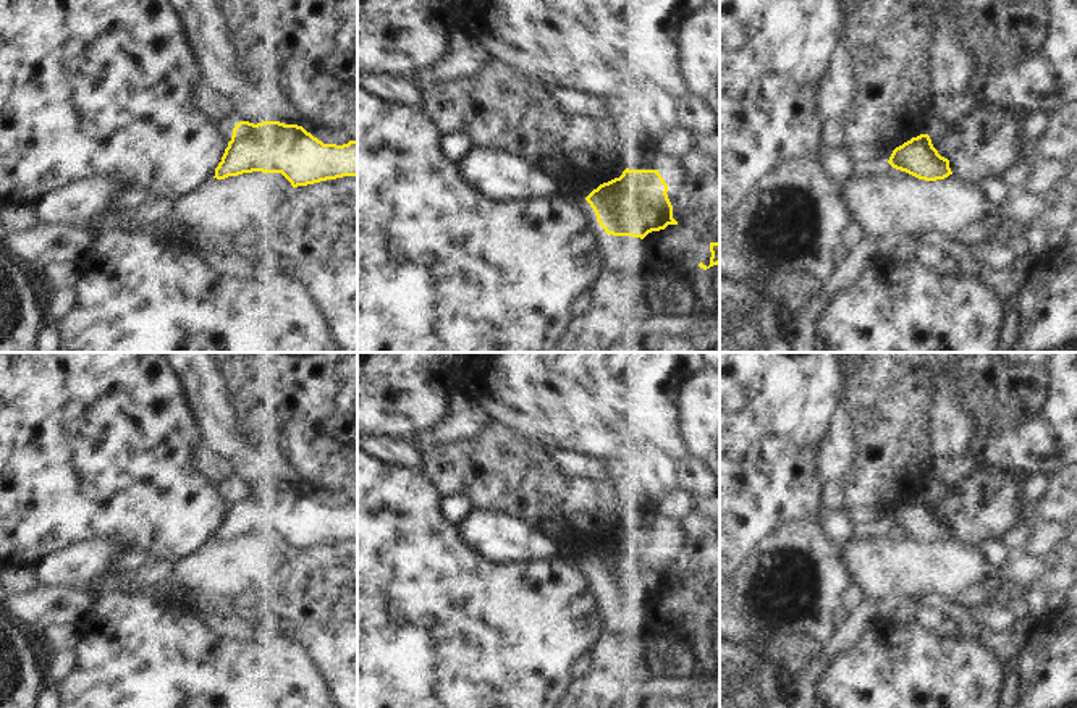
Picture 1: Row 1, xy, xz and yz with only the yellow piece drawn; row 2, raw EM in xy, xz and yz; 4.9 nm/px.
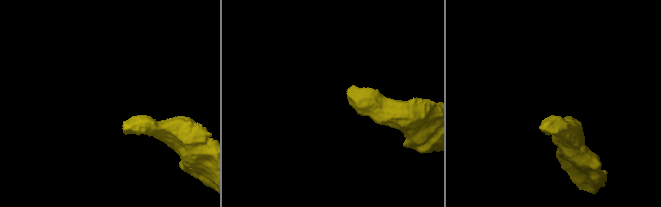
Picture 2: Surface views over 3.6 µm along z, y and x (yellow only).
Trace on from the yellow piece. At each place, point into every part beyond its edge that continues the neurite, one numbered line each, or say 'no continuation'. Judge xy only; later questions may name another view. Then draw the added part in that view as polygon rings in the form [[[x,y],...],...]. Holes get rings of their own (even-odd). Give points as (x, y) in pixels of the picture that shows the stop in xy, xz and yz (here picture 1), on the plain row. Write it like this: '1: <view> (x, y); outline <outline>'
no continuation

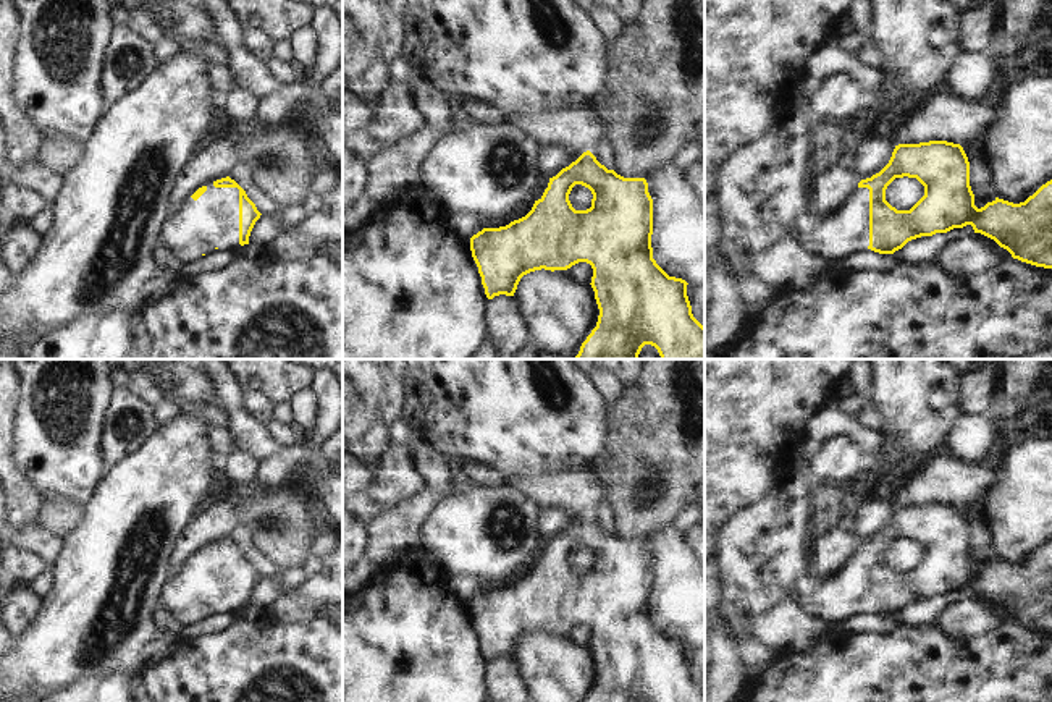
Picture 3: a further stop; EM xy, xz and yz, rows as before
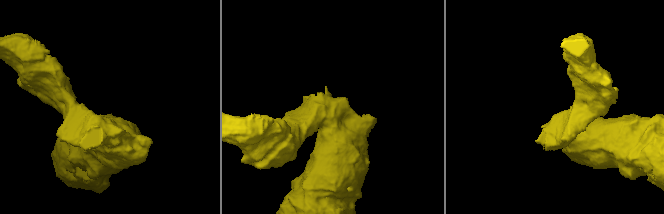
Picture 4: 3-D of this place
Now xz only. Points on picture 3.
no continuation

